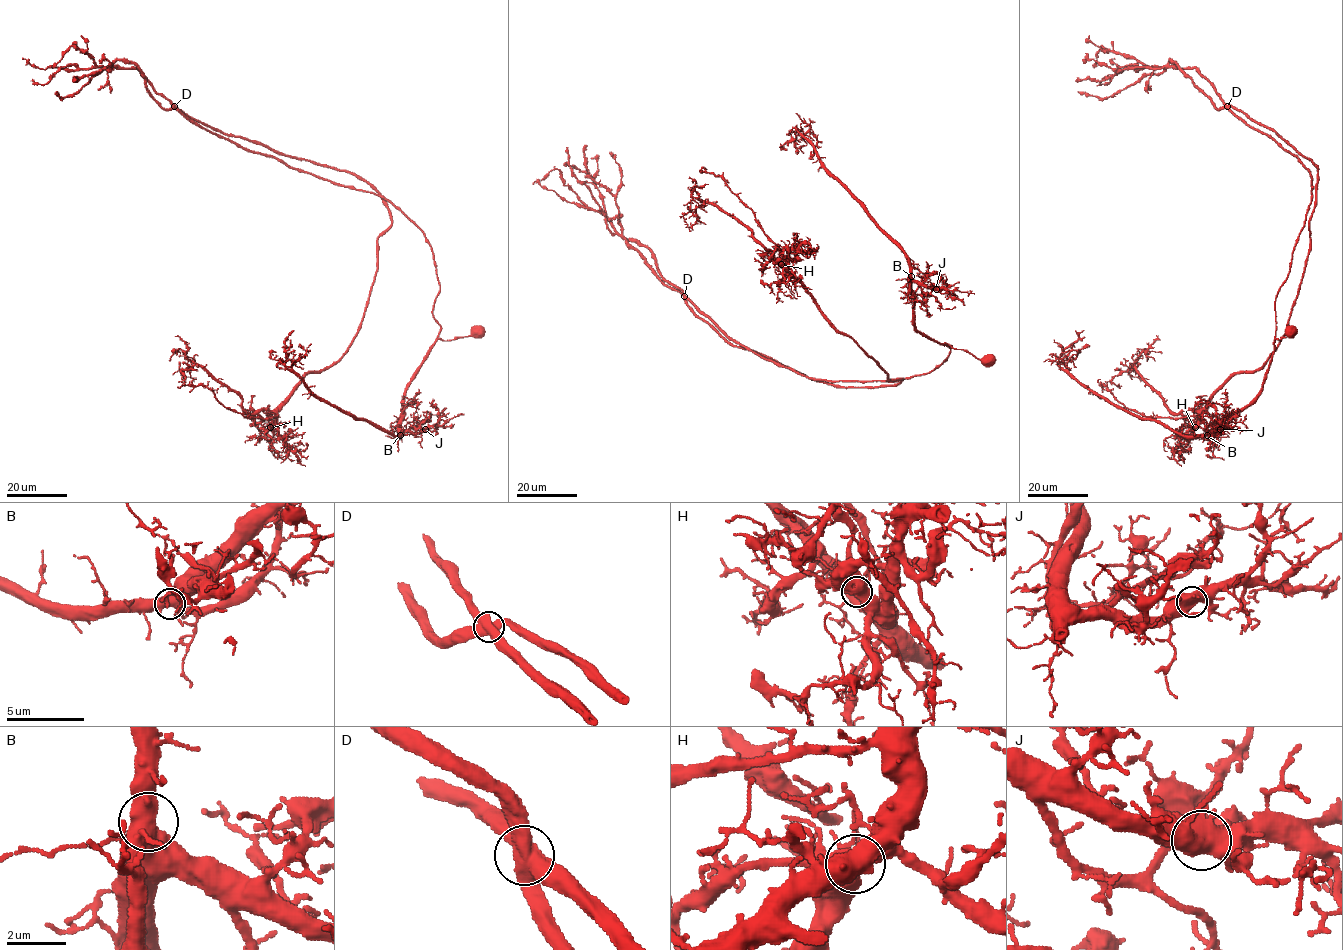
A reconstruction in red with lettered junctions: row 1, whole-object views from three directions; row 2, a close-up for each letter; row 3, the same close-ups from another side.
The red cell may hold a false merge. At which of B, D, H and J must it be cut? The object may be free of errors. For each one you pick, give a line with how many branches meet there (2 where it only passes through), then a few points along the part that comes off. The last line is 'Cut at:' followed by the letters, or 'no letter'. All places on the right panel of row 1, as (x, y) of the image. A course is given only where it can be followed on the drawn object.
D: 4 branches meet; foreign part runs (1227, 106), (1317, 167), (1288, 328), (1261, 367), (1236, 372), (1200, 409), (1173, 413), (1131, 365), (1117, 387)
Cut at: D

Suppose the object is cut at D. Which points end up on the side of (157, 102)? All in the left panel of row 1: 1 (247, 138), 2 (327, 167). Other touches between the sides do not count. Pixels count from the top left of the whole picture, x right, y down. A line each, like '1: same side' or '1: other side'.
1: same side
2: same side

